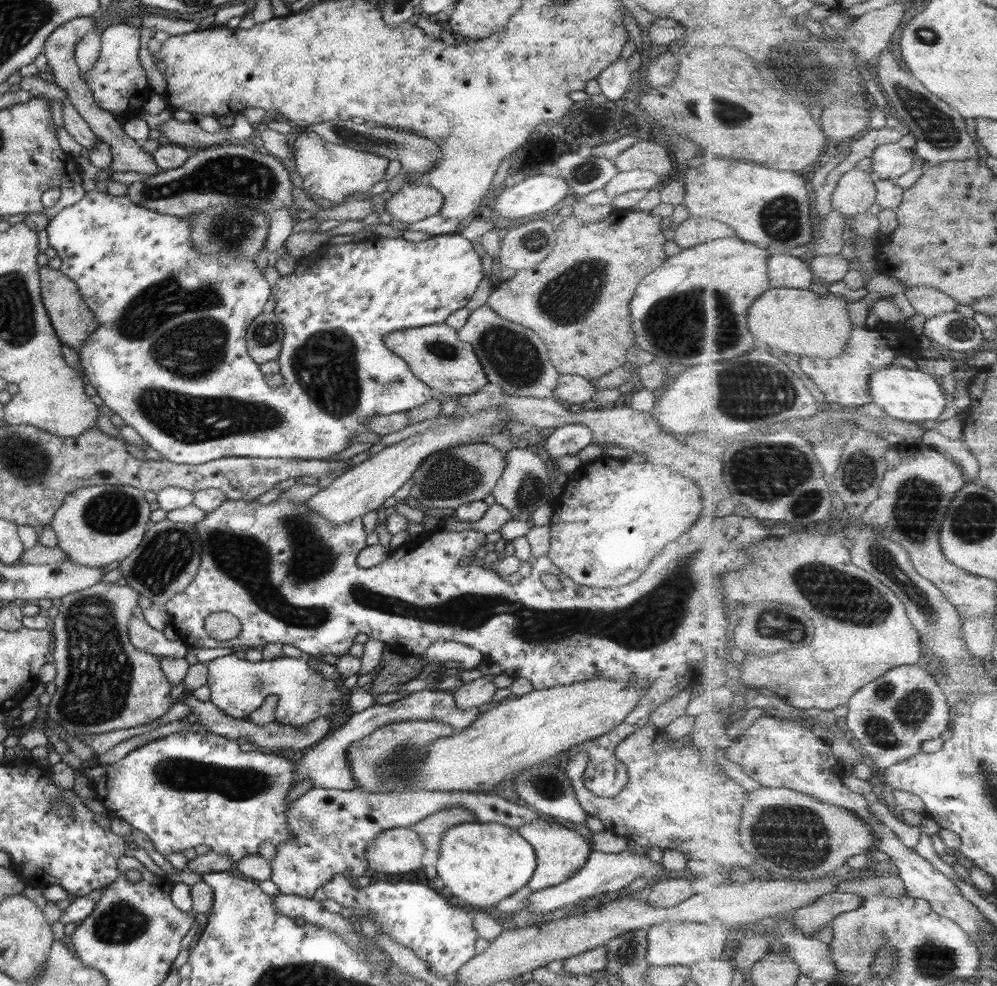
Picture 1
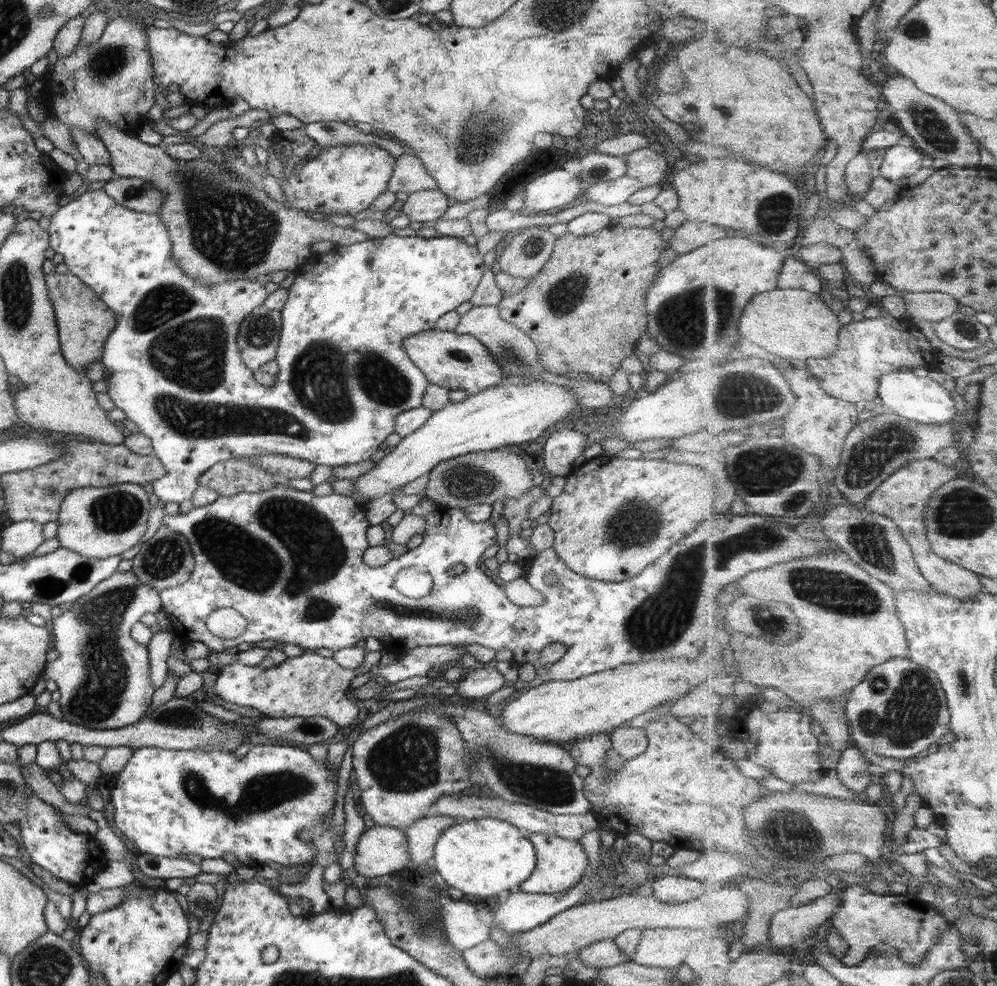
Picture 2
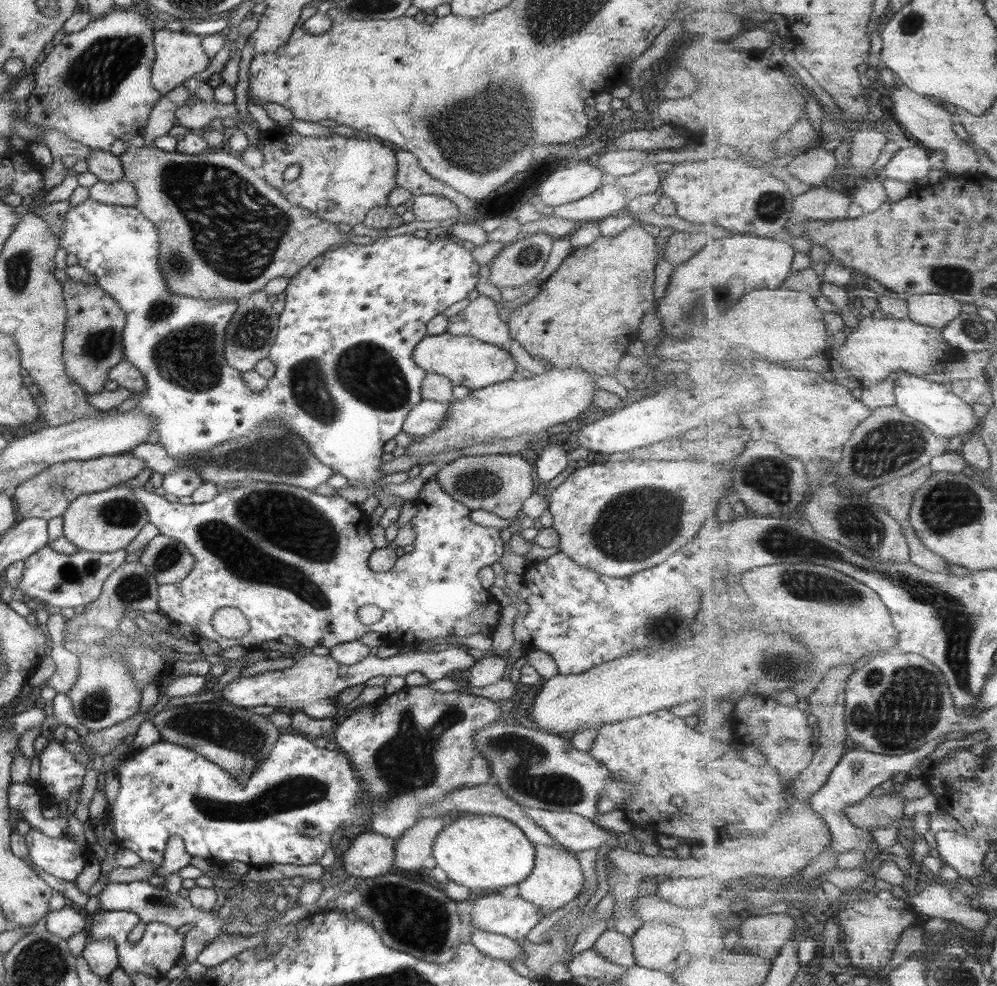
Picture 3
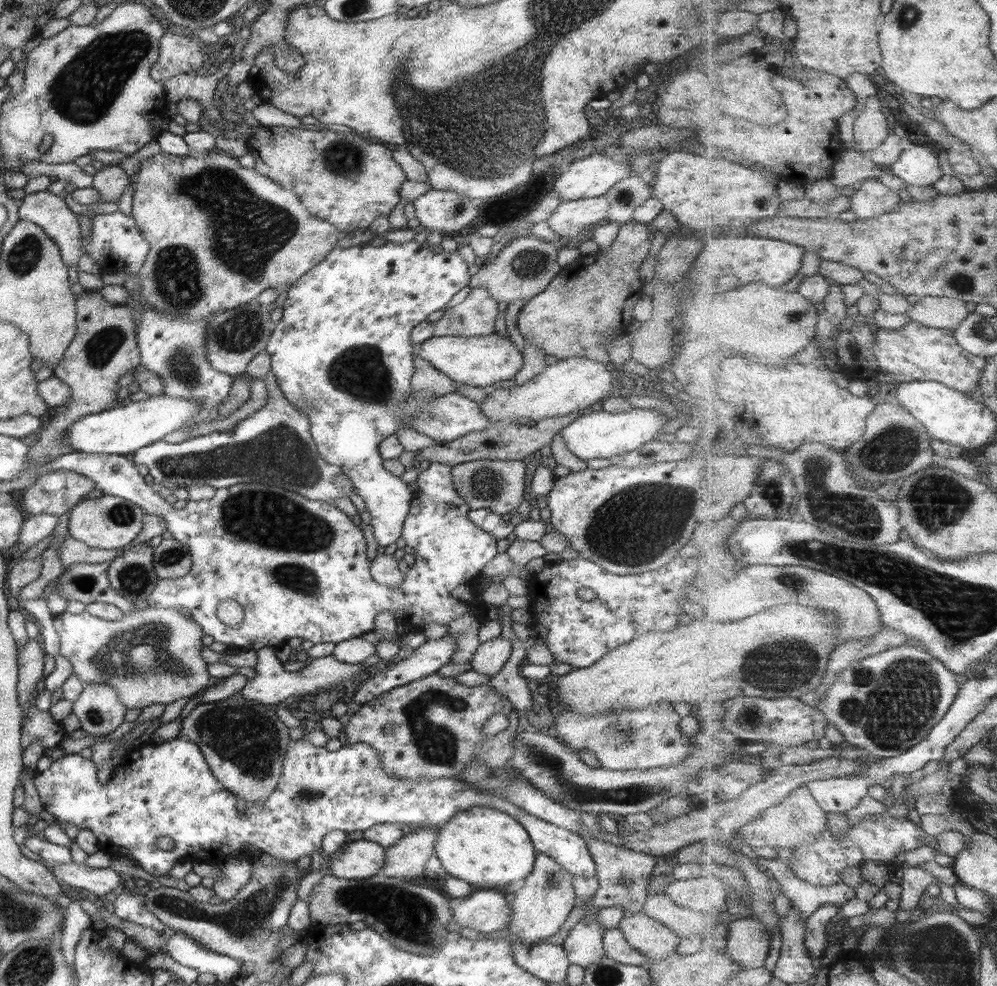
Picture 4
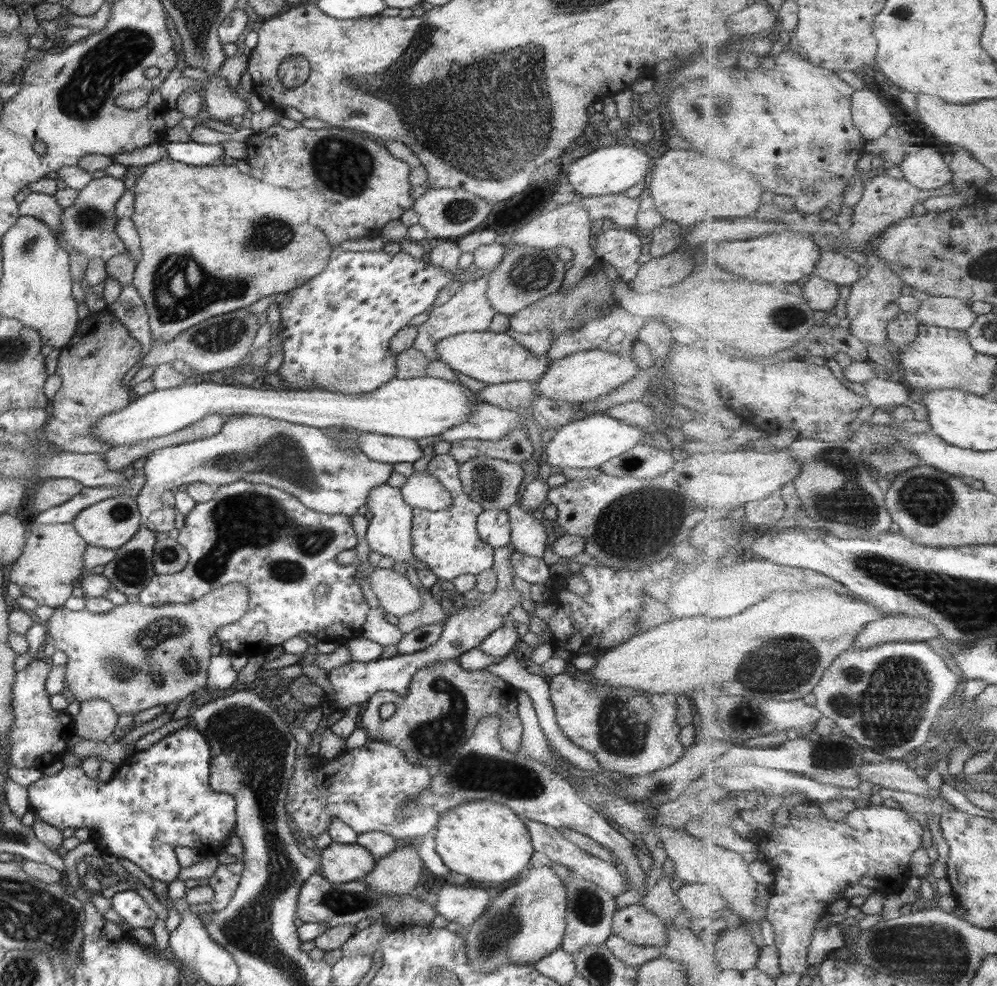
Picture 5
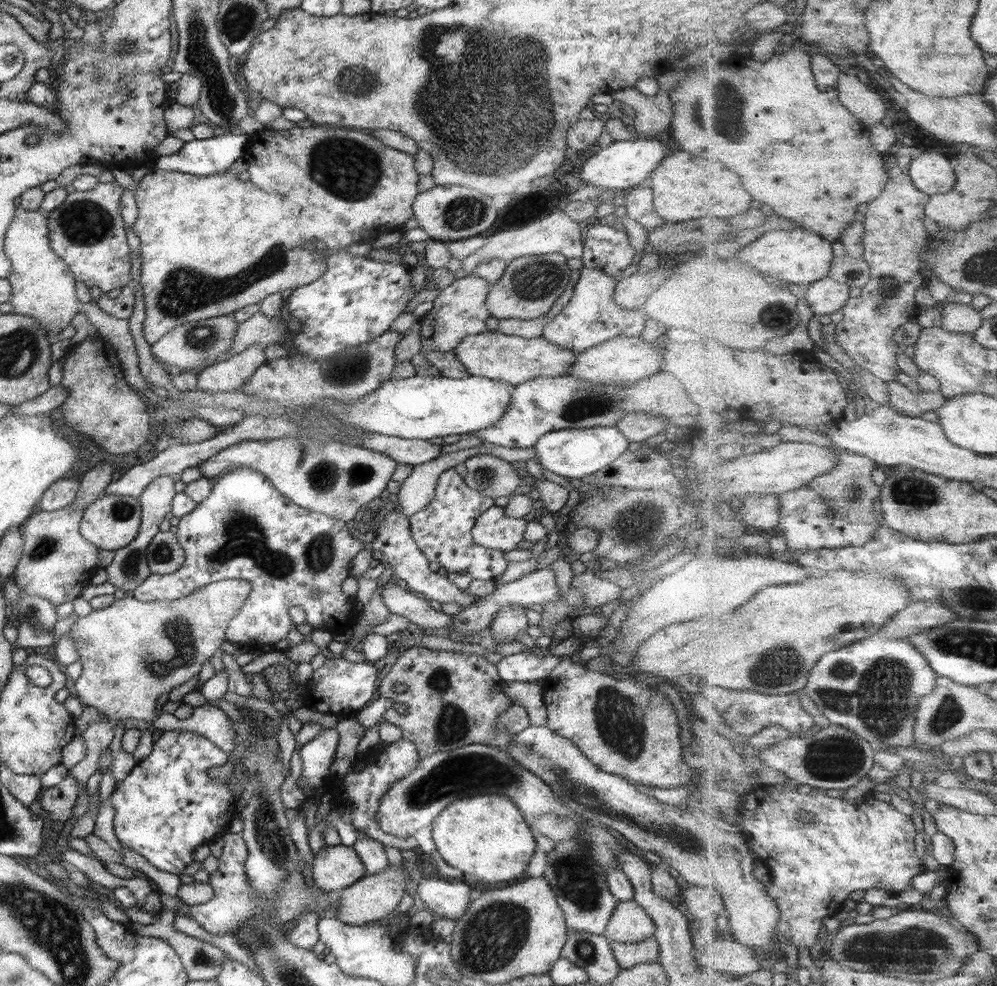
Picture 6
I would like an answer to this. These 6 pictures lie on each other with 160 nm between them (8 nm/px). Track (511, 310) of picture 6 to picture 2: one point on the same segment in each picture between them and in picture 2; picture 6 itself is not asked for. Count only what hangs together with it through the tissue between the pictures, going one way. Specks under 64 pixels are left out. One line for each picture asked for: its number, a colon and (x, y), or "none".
2: (529, 248)
3: (519, 263)
4: (521, 267)
5: (525, 274)

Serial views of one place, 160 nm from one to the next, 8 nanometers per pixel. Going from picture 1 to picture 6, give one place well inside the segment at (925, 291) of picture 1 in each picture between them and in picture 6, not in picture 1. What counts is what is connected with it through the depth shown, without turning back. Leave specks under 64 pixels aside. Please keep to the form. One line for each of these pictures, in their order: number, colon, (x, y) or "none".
2: (934, 306)
3: (937, 310)
4: (937, 312)
5: (953, 313)
6: (957, 317)

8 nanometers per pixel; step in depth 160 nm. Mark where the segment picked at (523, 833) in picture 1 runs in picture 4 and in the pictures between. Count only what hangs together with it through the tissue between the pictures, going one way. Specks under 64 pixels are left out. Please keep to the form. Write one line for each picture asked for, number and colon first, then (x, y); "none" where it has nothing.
2: (560, 863)
3: (556, 877)
4: (547, 896)

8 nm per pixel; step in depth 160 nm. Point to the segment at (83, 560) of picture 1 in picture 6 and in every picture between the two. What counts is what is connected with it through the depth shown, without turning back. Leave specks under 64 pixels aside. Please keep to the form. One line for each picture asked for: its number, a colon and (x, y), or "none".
2: (95, 522)
3: (107, 521)
4: (106, 522)
5: (111, 522)
6: (110, 522)

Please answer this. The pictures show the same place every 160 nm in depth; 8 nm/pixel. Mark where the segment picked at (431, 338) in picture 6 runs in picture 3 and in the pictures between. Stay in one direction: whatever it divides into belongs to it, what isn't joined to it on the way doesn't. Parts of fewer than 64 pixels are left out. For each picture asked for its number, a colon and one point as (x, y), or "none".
3: (479, 319)
4: (474, 316)
5: (468, 310)

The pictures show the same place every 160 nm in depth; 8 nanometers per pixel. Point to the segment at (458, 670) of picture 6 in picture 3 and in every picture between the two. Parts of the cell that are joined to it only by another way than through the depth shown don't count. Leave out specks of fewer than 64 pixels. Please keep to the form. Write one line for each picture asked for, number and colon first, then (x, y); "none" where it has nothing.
3: (410, 748)
4: (431, 728)
5: (442, 704)

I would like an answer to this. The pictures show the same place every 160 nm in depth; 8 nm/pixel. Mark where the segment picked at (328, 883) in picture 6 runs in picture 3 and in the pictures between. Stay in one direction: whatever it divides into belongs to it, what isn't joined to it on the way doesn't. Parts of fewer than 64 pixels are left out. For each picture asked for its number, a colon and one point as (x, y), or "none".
3: (370, 854)
4: (360, 859)
5: (339, 863)

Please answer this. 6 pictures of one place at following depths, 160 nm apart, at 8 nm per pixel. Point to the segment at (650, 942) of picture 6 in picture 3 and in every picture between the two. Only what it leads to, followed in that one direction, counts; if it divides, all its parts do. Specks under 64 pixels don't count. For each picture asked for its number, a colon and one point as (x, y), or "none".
3: (610, 945)
4: (615, 947)
5: (634, 956)

